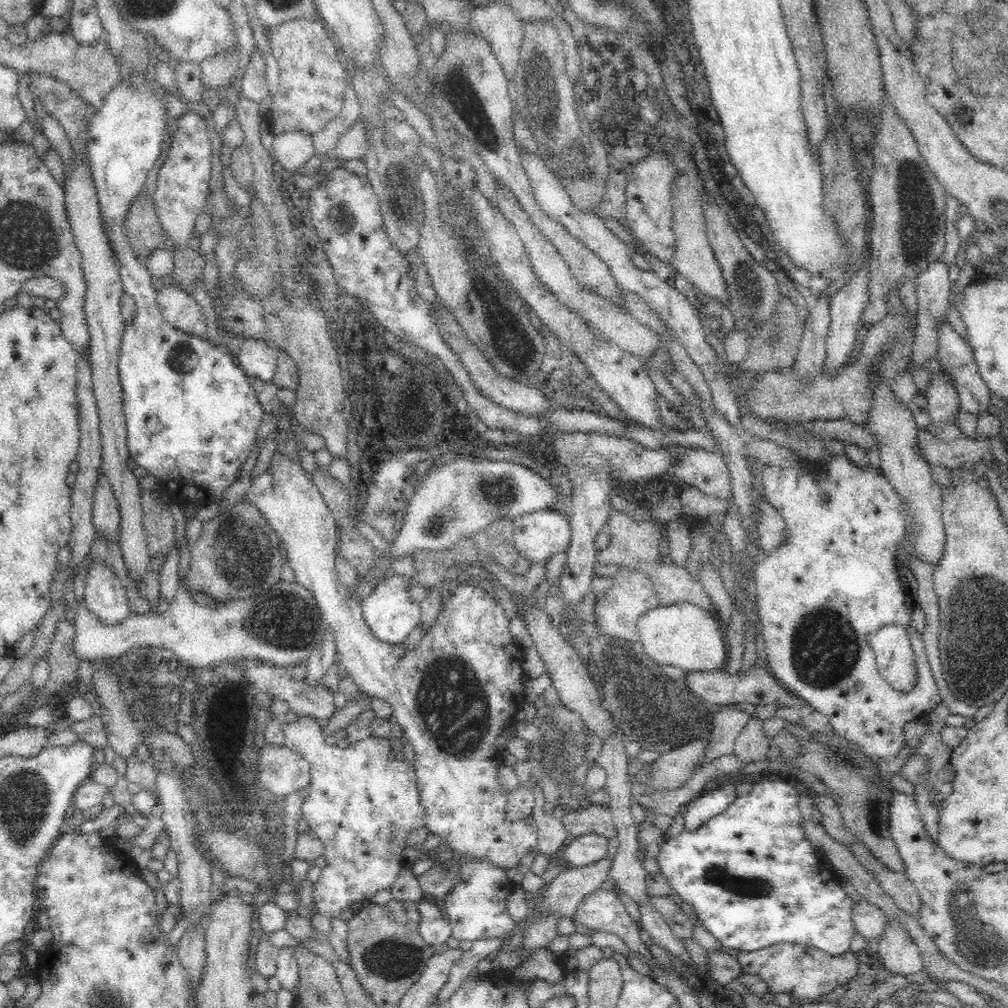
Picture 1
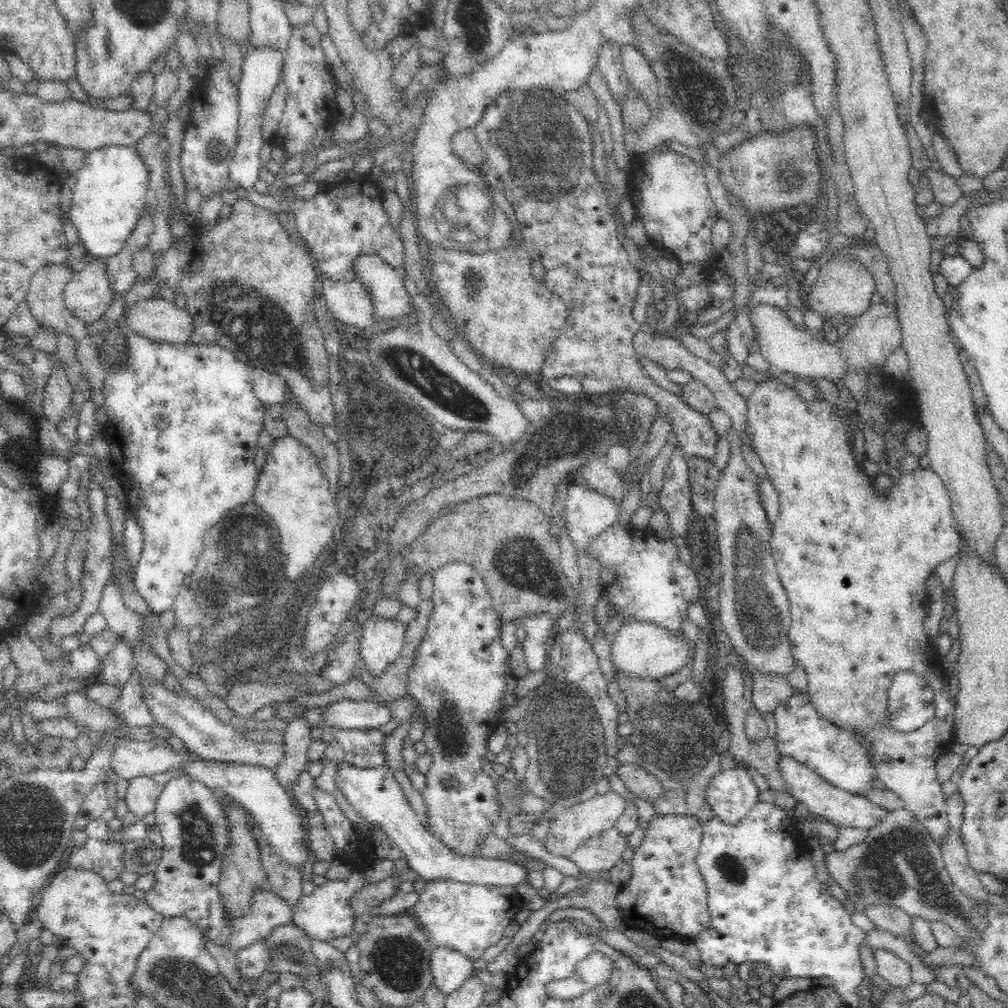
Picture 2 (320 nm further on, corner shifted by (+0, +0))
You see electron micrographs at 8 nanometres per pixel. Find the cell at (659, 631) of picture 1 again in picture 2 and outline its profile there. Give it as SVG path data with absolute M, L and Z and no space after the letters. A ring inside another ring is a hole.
M630 621L622 624L610 641L610 657L616 676L624 675L628 679L658 681L679 672L684 667L690 658L690 646L685 638L674 637L658 624Z

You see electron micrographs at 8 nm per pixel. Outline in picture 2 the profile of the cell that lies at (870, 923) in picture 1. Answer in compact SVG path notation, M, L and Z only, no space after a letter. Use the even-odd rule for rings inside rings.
M874 950L878 974L896 989L906 990L914 983L910 965L888 950Z

